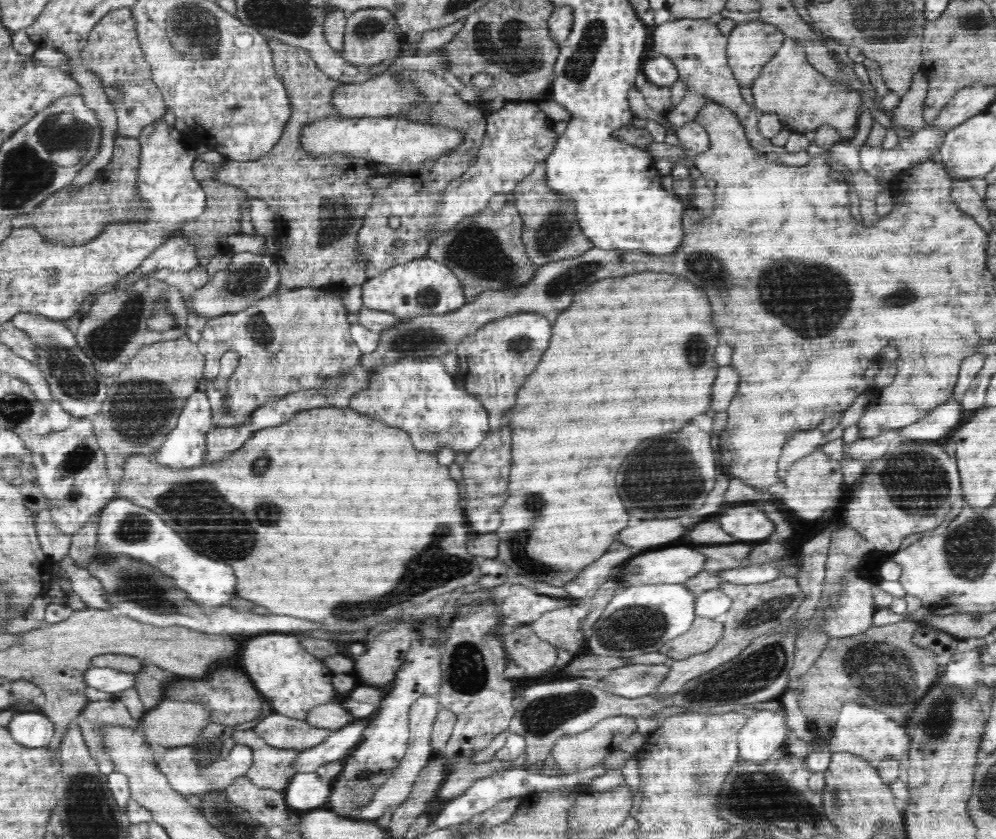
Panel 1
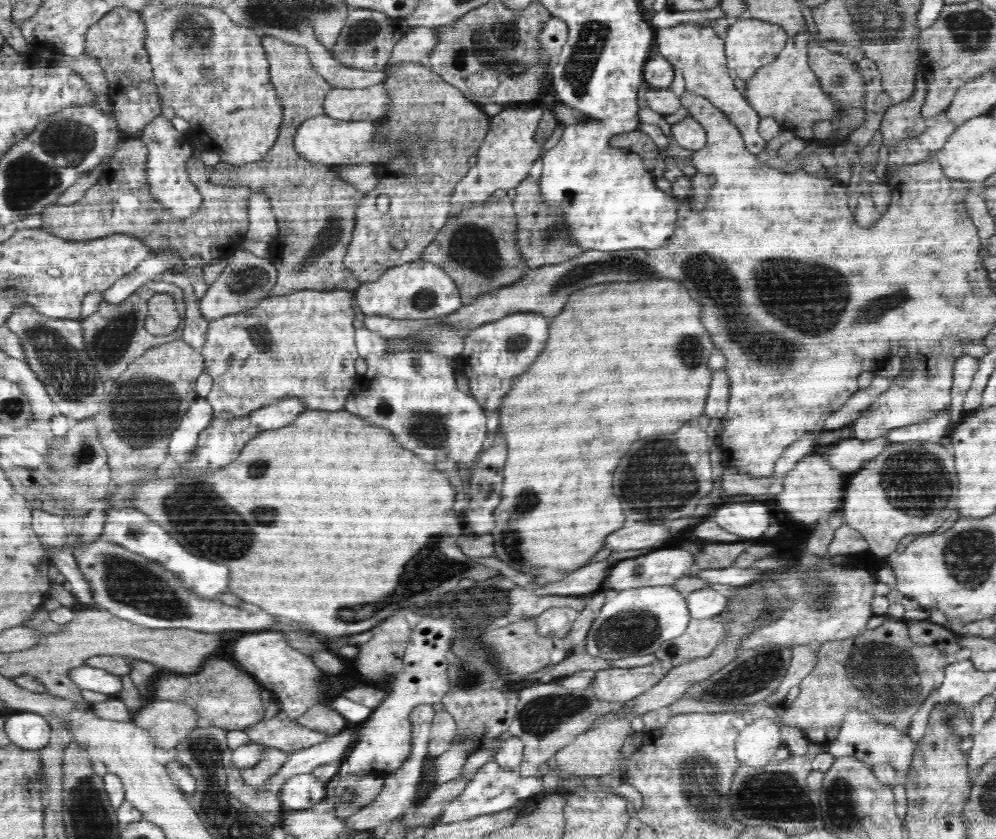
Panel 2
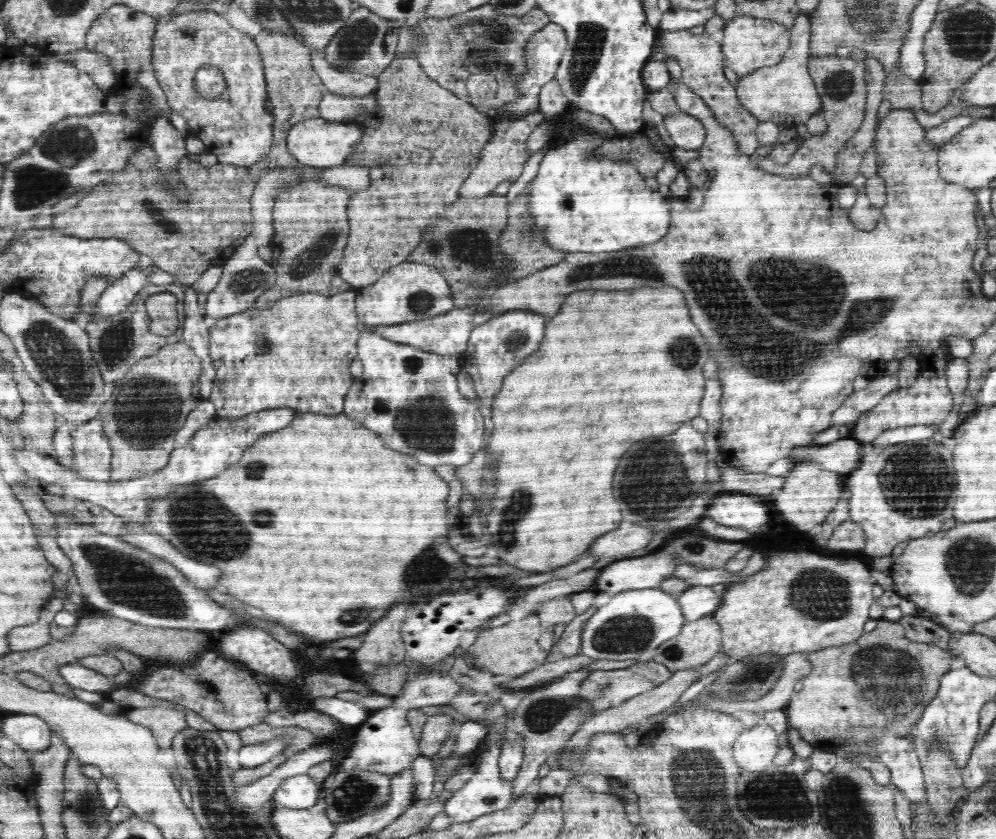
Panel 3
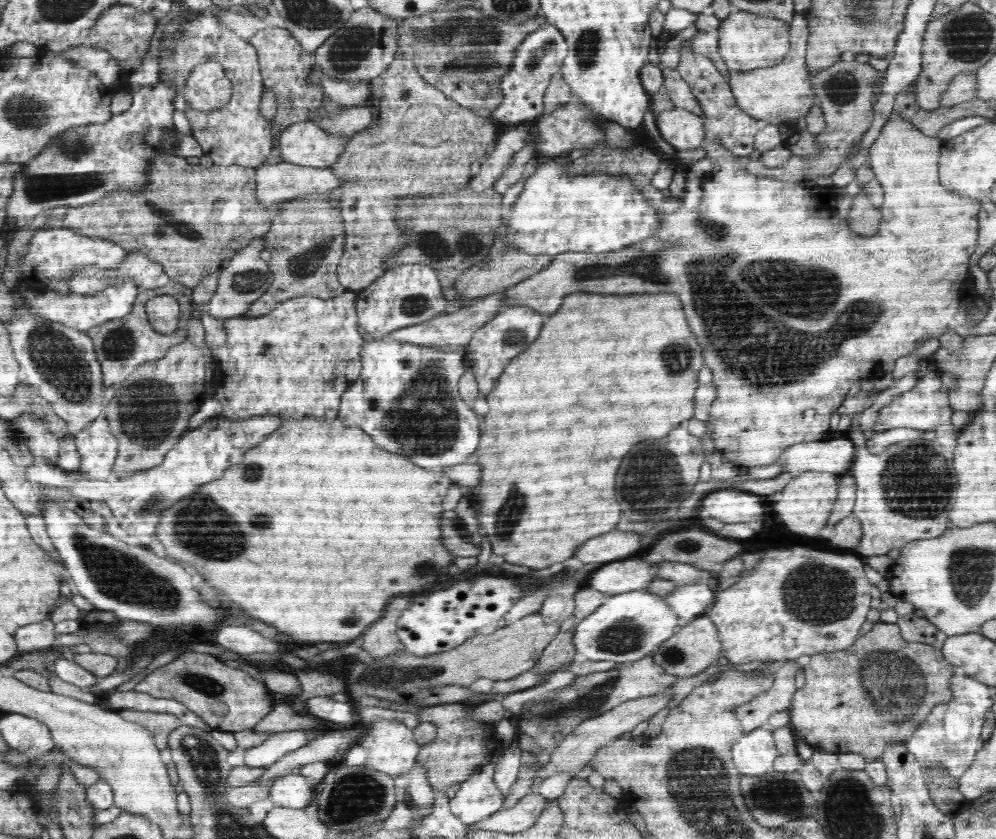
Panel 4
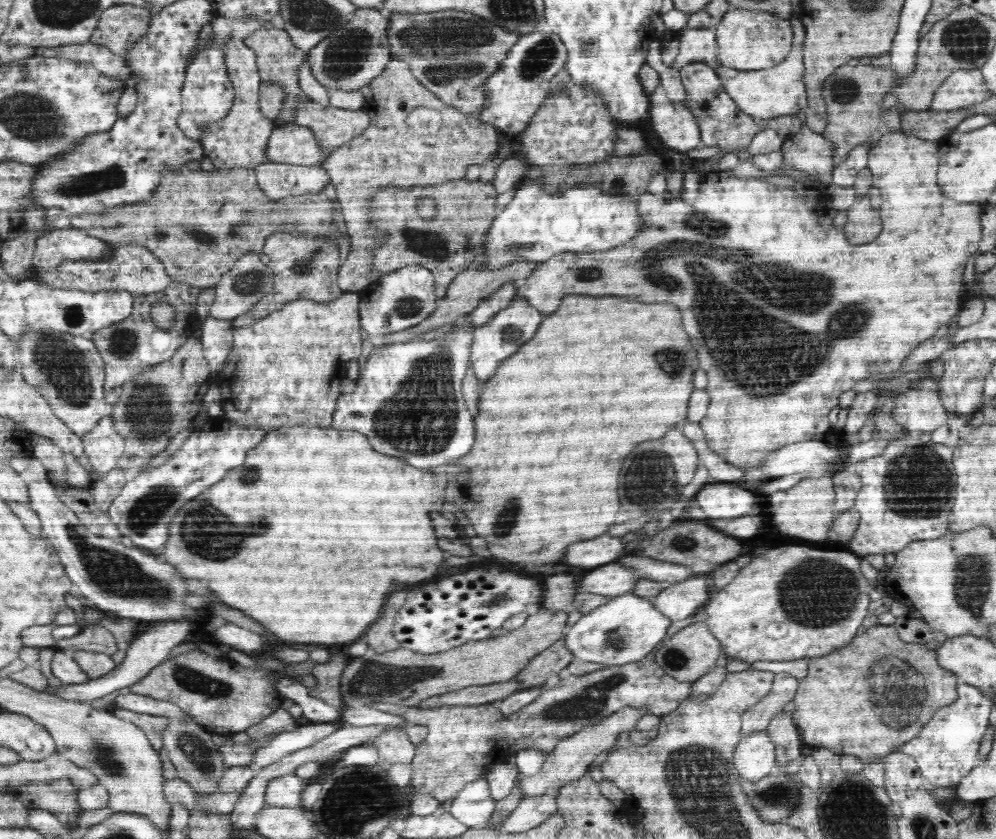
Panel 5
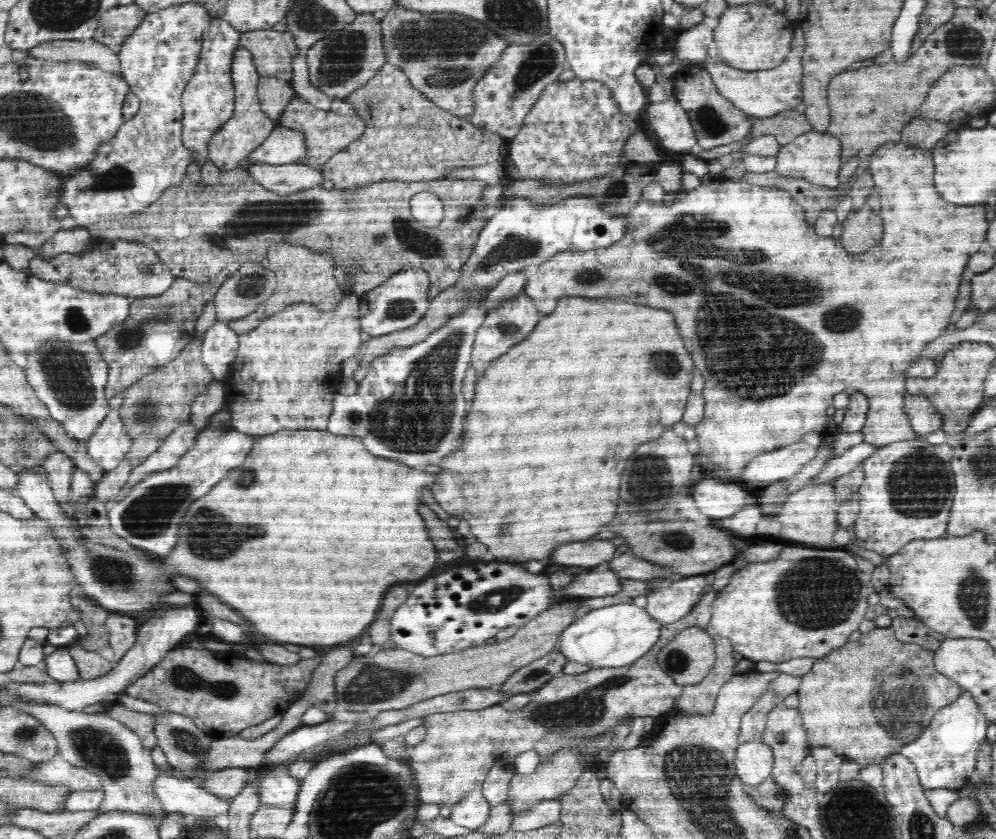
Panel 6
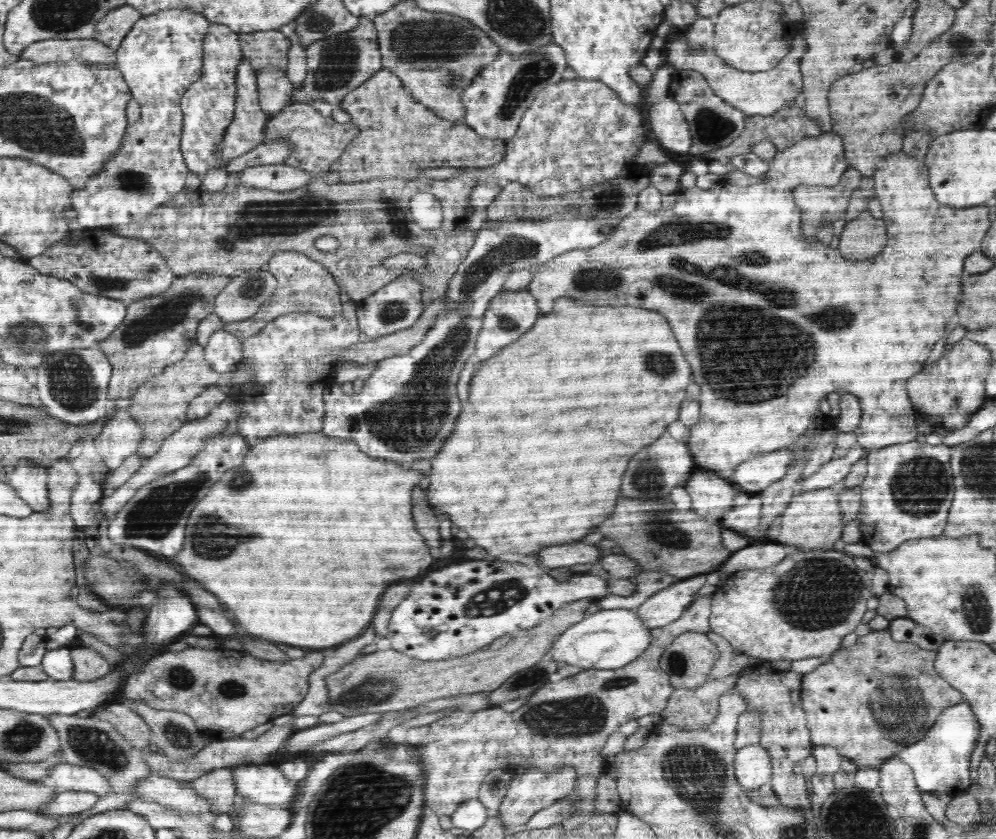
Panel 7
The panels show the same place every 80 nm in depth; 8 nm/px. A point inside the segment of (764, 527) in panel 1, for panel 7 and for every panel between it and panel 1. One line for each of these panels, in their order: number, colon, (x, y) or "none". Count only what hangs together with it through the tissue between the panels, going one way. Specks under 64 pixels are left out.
2: (749, 519)
3: (731, 509)
4: (727, 505)
5: (718, 500)
6: (716, 499)
7: (709, 494)

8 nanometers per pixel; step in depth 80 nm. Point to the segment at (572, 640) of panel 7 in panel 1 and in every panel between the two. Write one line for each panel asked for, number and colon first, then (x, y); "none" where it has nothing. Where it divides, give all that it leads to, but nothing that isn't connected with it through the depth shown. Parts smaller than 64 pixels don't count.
1: (639, 619)
2: (636, 622)
3: (634, 623)
4: (627, 627)
5: (626, 629)
6: (612, 637)

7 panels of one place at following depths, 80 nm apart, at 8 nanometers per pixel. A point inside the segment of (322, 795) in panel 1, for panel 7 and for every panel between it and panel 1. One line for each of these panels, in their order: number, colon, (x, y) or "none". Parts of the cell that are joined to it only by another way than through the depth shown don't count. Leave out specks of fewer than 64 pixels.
2: (300, 792)
3: (299, 791)
4: (293, 790)
5: (286, 791)
6: (279, 788)
7: (264, 784)

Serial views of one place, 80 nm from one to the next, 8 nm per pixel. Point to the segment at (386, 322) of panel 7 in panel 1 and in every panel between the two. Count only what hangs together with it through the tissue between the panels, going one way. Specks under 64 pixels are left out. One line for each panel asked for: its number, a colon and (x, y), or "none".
1: (423, 286)
2: (418, 290)
3: (413, 291)
4: (409, 294)
5: (405, 297)
6: (400, 301)

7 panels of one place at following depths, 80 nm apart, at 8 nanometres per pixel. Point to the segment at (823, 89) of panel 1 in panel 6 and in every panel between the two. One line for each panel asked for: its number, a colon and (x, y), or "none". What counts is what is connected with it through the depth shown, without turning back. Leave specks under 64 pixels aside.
2: (788, 90)
3: (785, 94)
4: (781, 94)
5: (779, 91)
6: (762, 94)

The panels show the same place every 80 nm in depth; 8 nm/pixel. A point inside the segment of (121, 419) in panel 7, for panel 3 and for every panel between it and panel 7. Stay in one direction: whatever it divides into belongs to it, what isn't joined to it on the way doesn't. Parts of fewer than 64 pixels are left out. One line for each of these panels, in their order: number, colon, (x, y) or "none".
3: (92, 452)
4: (98, 447)
5: (103, 445)
6: (108, 446)

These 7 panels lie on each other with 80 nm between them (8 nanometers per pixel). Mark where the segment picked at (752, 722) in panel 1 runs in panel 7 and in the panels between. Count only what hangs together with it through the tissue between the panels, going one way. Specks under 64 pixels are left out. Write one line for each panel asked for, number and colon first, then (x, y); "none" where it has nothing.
2: (758, 741)
3: (755, 749)
4: (755, 753)
5: (755, 756)
6: (754, 760)
7: (753, 766)

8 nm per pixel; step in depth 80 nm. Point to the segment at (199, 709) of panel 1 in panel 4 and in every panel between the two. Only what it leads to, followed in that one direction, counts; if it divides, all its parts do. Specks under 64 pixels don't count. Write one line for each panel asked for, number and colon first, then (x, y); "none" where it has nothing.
2: (169, 723)
3: (165, 721)
4: (161, 724)

